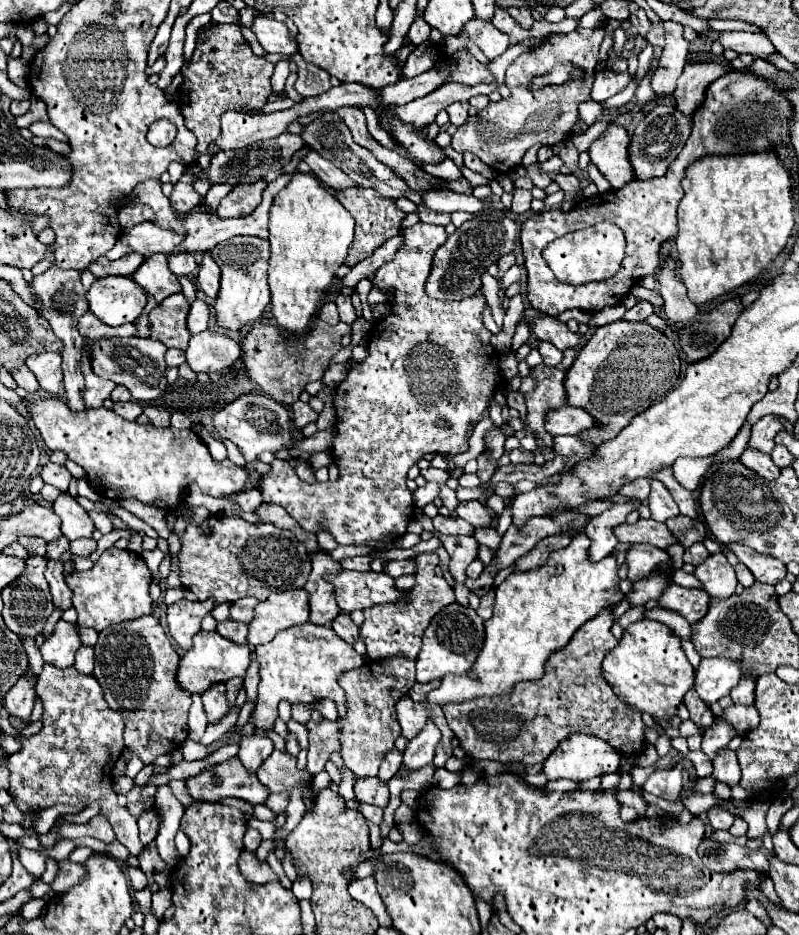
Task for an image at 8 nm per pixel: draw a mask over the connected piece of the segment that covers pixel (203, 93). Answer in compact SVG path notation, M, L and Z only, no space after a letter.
M216 25L216 33L212 33L204 45L198 43L192 61L182 67L184 83L178 89L176 103L184 115L186 127L198 137L198 153L204 153L210 139L218 137L220 113L240 107L260 109L268 103L272 93L270 77L274 73L274 65L268 59L254 55L252 49L236 49L240 41L244 41L244 37L238 25Z

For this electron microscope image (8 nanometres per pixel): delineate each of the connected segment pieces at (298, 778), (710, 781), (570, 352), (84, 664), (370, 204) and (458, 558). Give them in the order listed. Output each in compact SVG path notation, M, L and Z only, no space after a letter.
M272 751L268 759L262 761L258 769L258 781L270 793L284 793L292 791L294 787L302 789L302 801L310 811L316 801L316 791L312 789L314 775L308 769L296 769L296 757L288 755L286 751Z
M688 777L684 779L684 785L698 791L698 793L714 793L714 787L716 787L716 779L714 777L704 777L704 779L698 779L698 783L690 783Z
M566 349L564 357L558 365L548 367L544 363L532 369L532 377L536 381L534 389L526 393L526 407L528 407L528 429L538 435L546 445L552 447L552 435L544 429L544 417L548 409L558 409L566 405L566 391L564 391L564 377L570 365L576 359L576 349Z
M80 647L80 649L78 649L74 667L76 667L80 673L86 673L86 675L90 673L90 675L92 675L92 671L94 671L94 651L92 651L92 647Z
M350 187L350 189L344 189L344 191L336 191L336 197L352 213L352 217L356 219L356 237L354 237L350 249L348 249L348 257L346 257L344 265L354 267L362 259L370 257L390 237L394 237L394 235L400 233L402 221L404 221L406 213L396 207L396 199L382 197L374 189L360 189L360 187Z
M436 533L436 535L440 537L440 541L444 543L444 549L450 555L450 565L448 565L450 575L454 577L454 581L464 583L466 581L466 567L476 559L476 549L478 549L476 539L474 537L466 537L466 535L440 535L440 533Z

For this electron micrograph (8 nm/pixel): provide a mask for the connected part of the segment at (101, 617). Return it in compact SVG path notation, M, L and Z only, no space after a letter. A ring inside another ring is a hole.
M110 547L94 561L92 569L74 571L66 575L66 583L74 593L72 605L78 611L78 625L92 627L98 633L114 623L140 619L152 613L152 599L148 593L152 583L152 573L146 567L142 555L134 551L122 551Z

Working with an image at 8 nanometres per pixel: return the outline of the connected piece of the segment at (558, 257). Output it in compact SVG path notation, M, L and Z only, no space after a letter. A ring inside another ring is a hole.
M602 221L594 227L586 227L574 233L568 233L556 241L552 241L544 249L544 259L548 267L554 271L556 277L560 277L562 283L568 285L582 285L588 281L602 281L604 277L610 277L620 267L620 261L624 257L624 233L614 223Z

